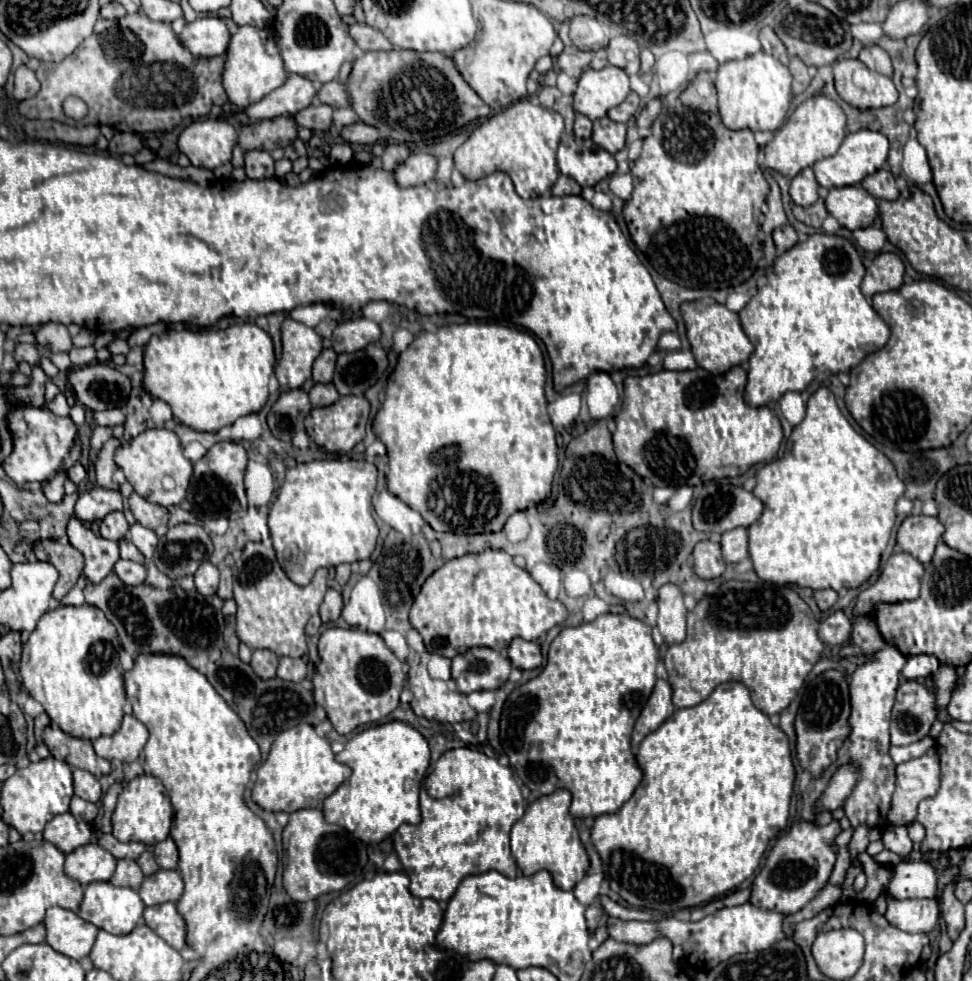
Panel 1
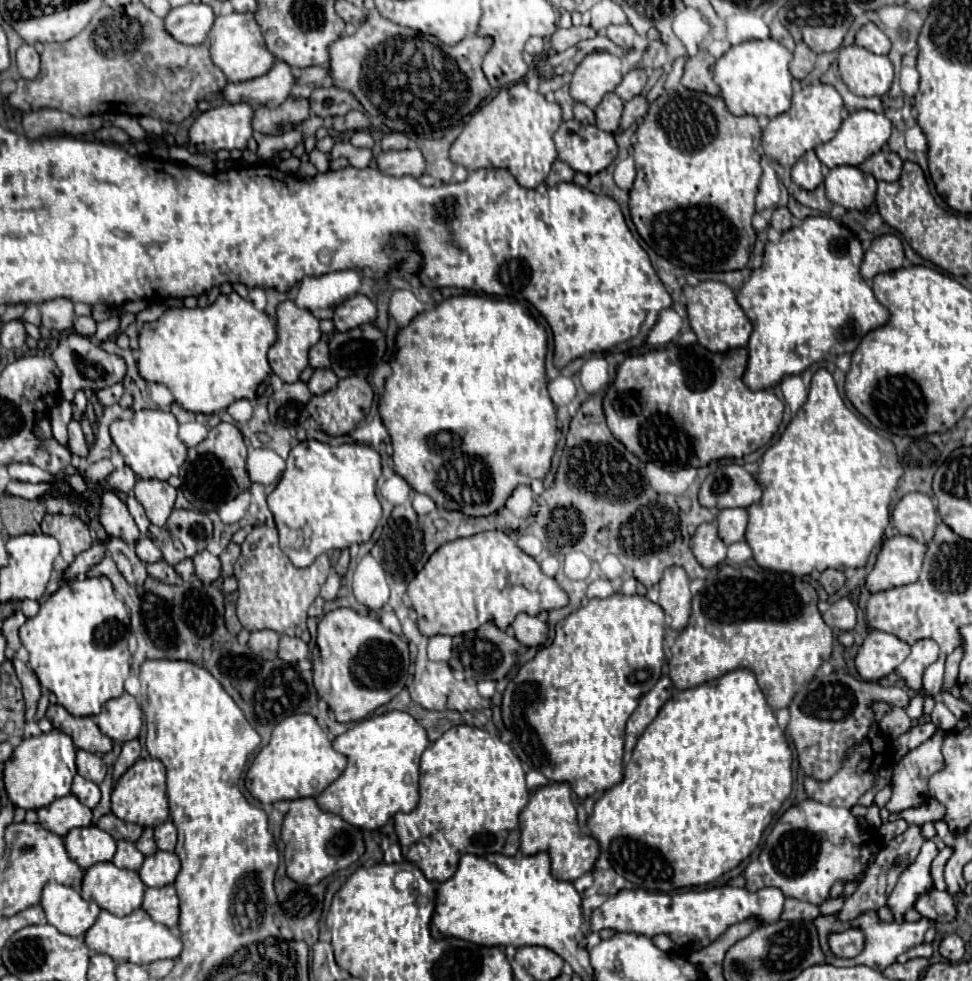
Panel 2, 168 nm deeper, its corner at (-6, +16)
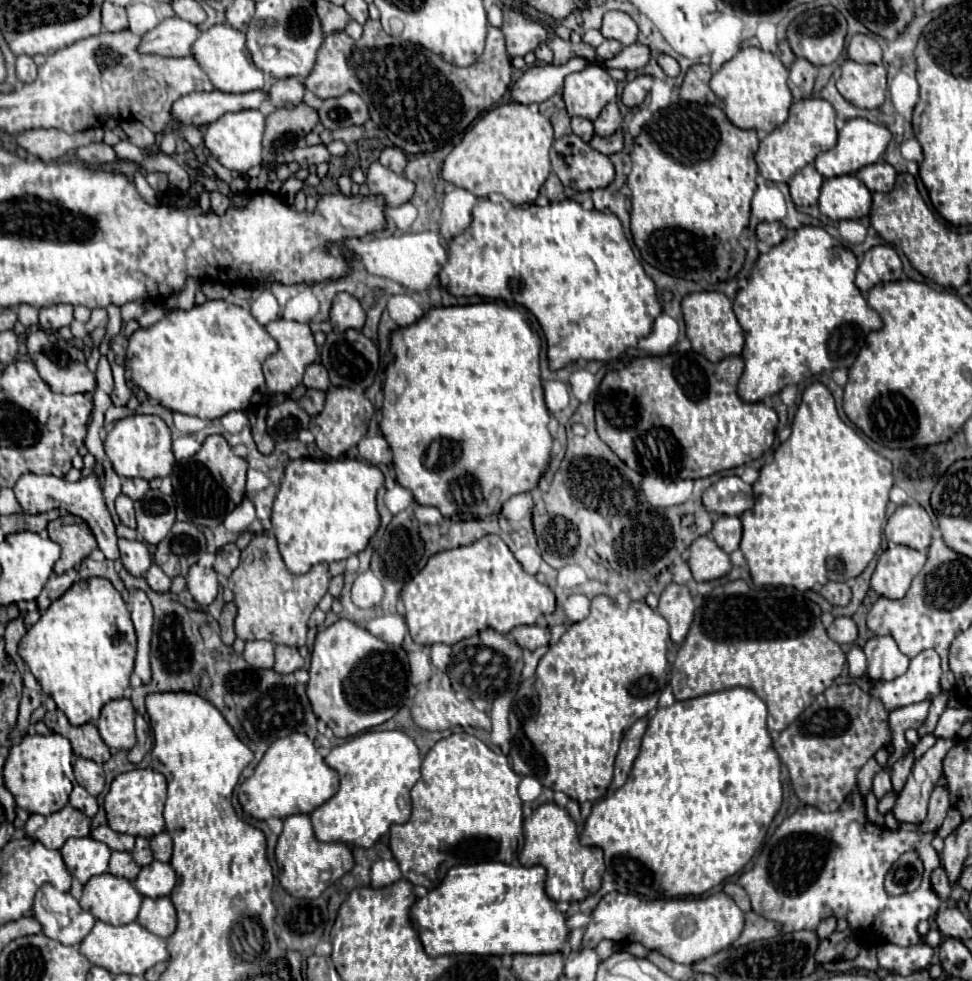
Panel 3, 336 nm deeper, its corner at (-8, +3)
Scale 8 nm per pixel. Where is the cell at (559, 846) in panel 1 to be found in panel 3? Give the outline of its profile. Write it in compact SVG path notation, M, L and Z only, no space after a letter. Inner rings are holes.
M556 803L540 805L524 821L524 849L520 853L522 865L542 865L548 871L546 893L554 901L582 901L596 893L604 875L604 857L600 847L580 845L576 823L572 821L568 809Z

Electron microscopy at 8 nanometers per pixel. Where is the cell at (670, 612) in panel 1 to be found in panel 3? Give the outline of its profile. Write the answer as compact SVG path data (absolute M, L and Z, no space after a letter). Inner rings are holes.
M670 583L662 595L660 595L660 603L658 603L658 613L668 621L670 625L670 639L674 643L682 643L690 623L694 619L694 601L692 595L688 593L686 585L678 585L678 583Z

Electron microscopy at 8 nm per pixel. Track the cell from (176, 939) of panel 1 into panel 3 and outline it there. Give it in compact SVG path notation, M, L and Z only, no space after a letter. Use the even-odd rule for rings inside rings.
M146 897L138 913L138 923L144 925L150 933L156 933L158 937L168 939L176 931L176 923L178 923L176 909L170 897L158 897L158 899Z

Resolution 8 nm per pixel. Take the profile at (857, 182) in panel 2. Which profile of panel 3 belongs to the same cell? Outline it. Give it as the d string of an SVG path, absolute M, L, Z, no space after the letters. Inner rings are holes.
M854 175L824 179L820 189L820 211L832 221L862 219L870 213L872 191Z

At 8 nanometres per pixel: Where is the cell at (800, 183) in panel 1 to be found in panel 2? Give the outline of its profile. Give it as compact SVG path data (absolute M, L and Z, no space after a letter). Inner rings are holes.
M808 150L794 166L792 166L792 182L804 190L814 190L824 180L822 176L822 162L814 154L814 150Z

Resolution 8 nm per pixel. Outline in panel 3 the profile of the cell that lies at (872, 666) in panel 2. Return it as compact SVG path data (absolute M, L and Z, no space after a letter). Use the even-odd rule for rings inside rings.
M872 637L864 645L866 661L868 661L868 677L874 681L892 681L906 673L908 657L898 649L892 637Z

